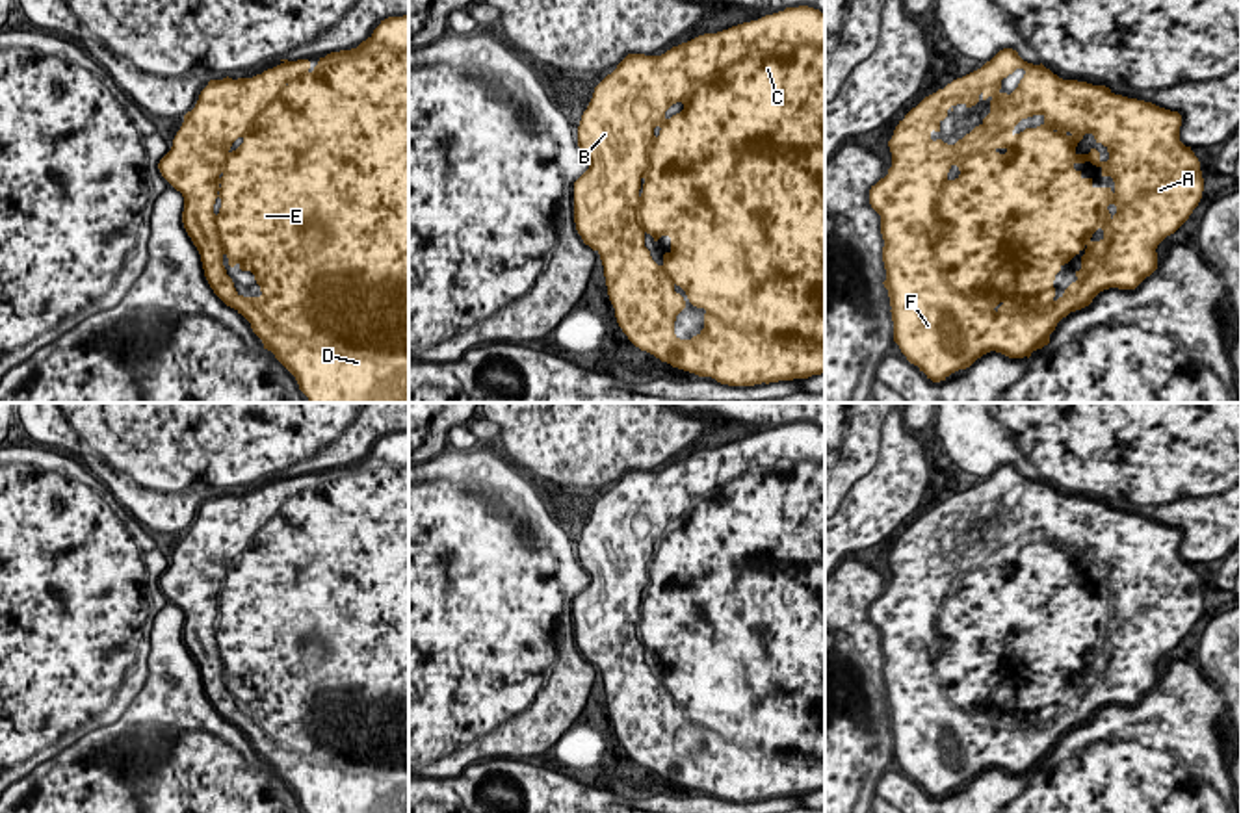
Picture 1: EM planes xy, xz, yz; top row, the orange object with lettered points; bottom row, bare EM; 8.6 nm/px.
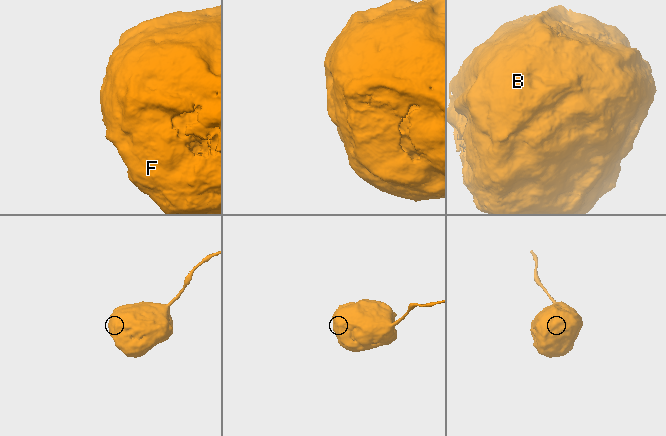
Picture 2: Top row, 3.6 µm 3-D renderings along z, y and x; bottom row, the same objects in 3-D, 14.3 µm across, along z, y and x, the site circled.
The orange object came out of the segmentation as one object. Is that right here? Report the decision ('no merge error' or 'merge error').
no merge error

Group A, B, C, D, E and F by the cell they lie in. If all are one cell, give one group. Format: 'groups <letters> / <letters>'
groups A B C D E F

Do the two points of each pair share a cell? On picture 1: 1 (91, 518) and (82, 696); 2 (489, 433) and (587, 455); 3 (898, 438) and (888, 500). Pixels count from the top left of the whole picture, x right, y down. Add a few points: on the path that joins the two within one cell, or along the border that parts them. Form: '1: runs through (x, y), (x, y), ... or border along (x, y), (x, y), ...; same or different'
1: runs through (82, 563), (82, 652); same
2: border along (491, 422), (500, 427), (495, 442); different
3: runs through (898, 453), (896, 485); same

